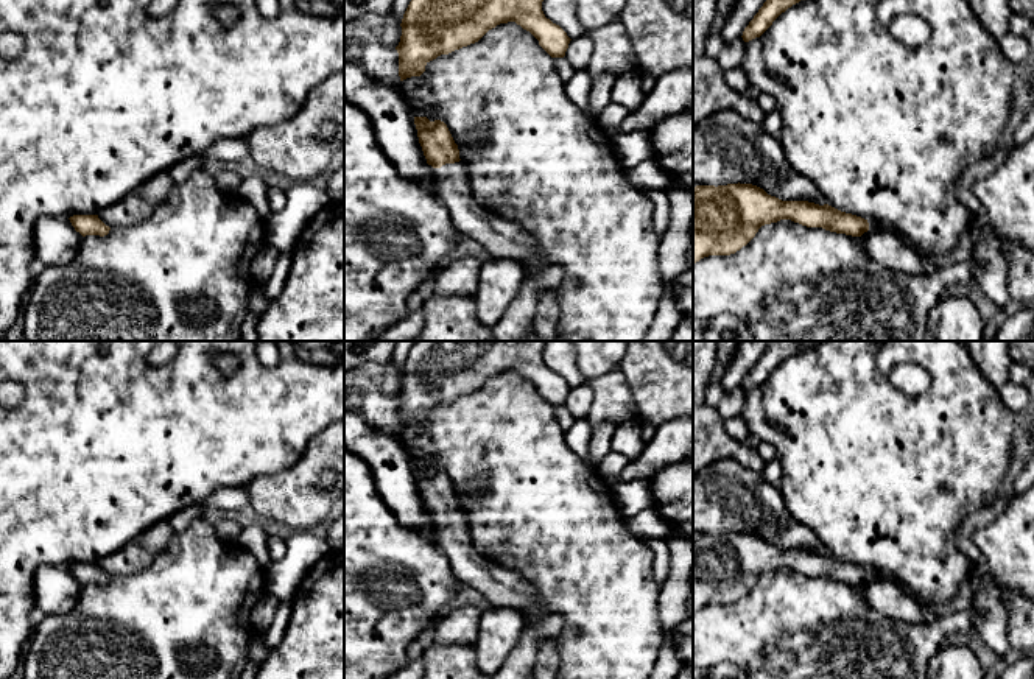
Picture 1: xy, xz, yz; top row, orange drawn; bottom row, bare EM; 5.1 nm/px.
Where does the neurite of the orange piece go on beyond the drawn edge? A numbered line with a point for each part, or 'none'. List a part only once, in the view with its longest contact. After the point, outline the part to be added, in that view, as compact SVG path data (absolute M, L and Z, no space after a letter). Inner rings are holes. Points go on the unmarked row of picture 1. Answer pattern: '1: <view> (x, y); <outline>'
1: xz (500, 587); M461 509L433 517L433 523L434 540L448 559L453 573L462 586L478 590L484 596L486 606L515 607L526 617L526 624L539 624L550 617L550 614L542 609L536 590L517 572L501 568L478 553L470 536L466 514Z

